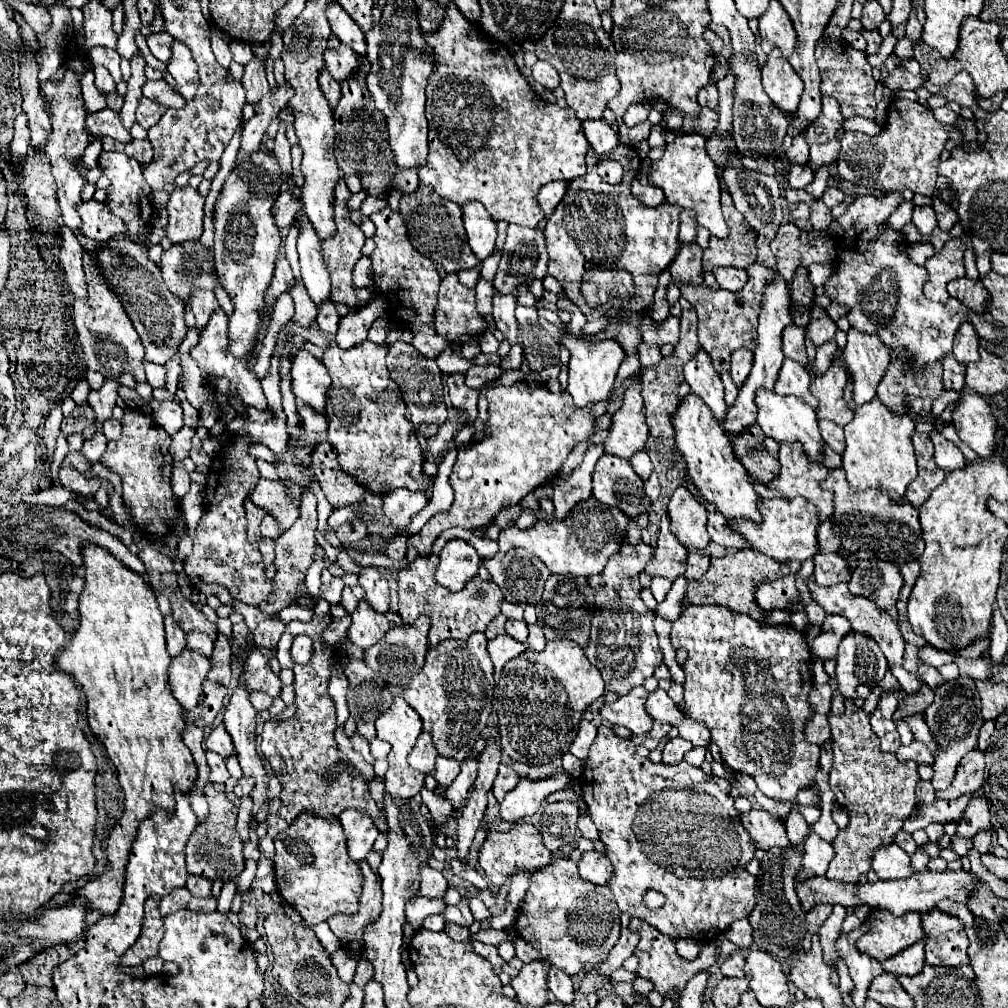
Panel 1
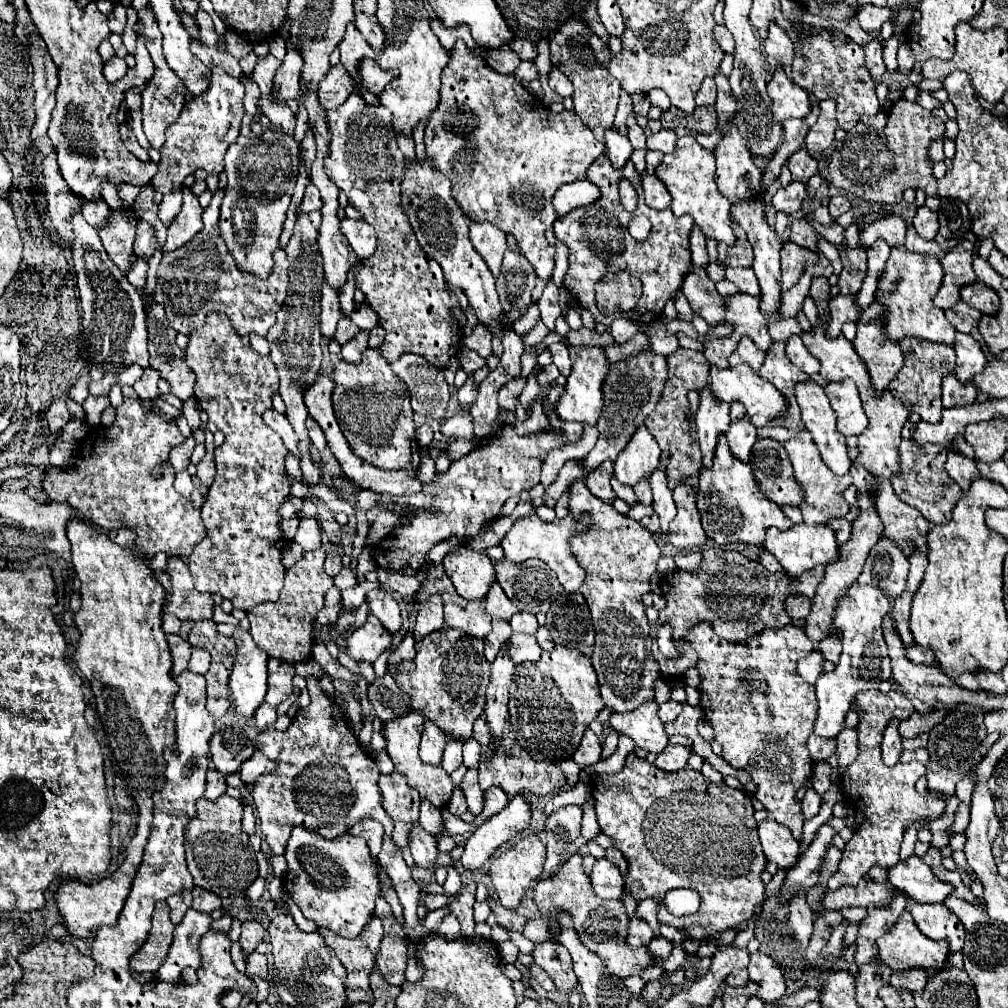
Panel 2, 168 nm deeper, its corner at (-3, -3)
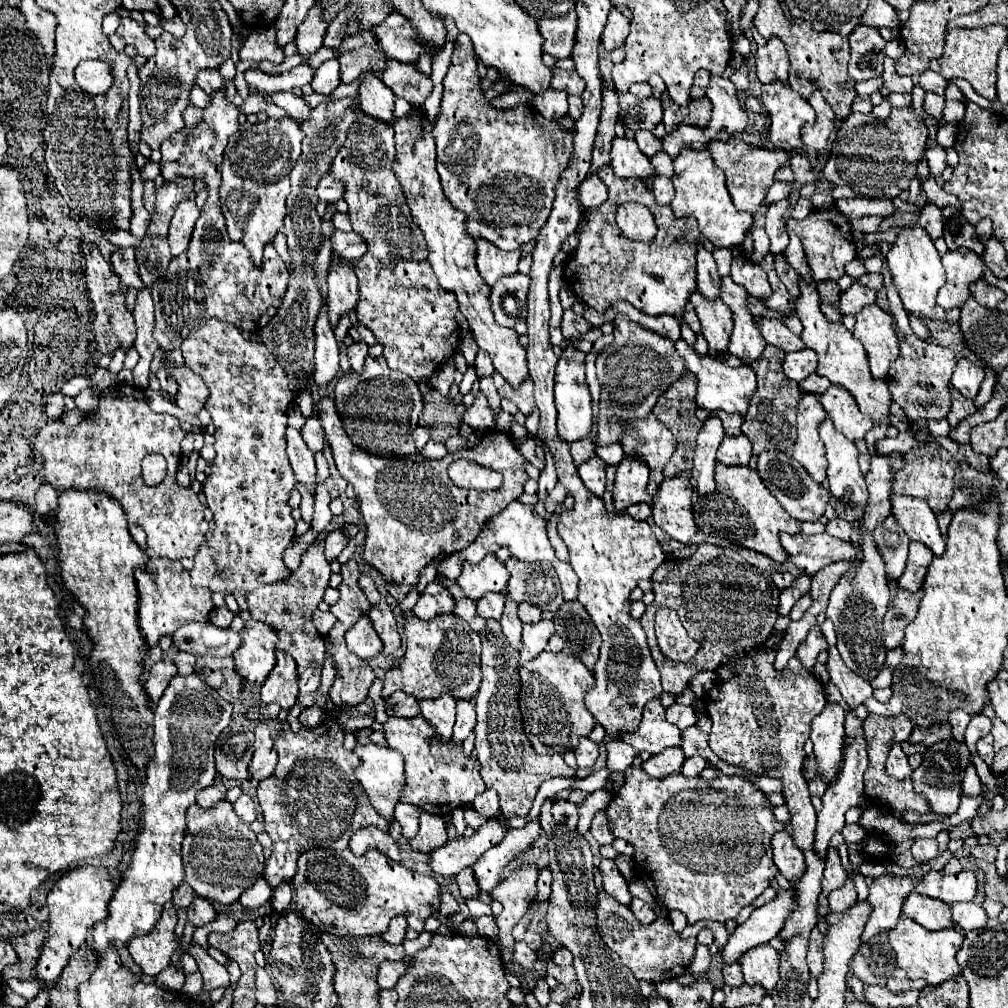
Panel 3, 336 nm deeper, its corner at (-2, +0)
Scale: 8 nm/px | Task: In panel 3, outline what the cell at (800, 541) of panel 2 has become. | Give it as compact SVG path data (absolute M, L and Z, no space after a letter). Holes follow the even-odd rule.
M780 534L780 544L788 552L788 560L806 574L816 574L820 568L838 562L854 560L858 556L850 542L834 538L830 534Z

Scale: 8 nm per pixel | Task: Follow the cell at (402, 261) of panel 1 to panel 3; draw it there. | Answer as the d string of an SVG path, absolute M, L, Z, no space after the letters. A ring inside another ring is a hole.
M360 110L342 152L338 152L330 166L330 174L344 184L352 228L368 244L368 252L354 262L360 292L358 322L370 328L378 342L384 344L388 366L418 382L430 378L456 352L460 342L460 326L456 322L458 302L430 272L424 236L412 222L404 192L392 172L394 154L392 124L382 124L382 120L374 120L374 116L366 116Z

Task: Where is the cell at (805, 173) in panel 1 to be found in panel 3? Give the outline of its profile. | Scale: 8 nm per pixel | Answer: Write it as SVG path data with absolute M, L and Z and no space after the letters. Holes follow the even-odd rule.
M788 198L772 202L766 210L766 232L770 236L770 250L774 254L782 254L788 246L788 232L784 226L784 216L790 214L792 204Z

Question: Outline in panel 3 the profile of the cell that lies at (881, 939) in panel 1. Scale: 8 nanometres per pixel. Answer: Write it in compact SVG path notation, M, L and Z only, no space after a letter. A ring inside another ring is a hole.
M902 914L898 918L896 928L892 928L888 932L888 942L890 942L892 950L896 952L898 968L902 968L908 978L924 978L930 986L936 986L942 980L948 980L962 972L962 968L956 962L956 952L962 946L962 934L954 928L930 932L930 930L922 928L918 922L910 920L906 914Z

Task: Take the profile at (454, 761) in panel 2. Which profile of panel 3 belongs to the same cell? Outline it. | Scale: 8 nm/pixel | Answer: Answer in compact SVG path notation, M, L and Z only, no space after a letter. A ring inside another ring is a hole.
M458 700L456 706L456 724L454 724L454 734L452 742L462 746L462 742L468 738L468 734L476 726L476 712L474 712L474 702L472 700Z

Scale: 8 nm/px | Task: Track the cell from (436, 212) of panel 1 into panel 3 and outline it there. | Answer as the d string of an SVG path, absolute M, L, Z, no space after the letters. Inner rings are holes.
M412 108L408 118L394 122L394 132L396 132L396 160L392 168L394 174L398 176L398 182L402 184L412 220L424 232L430 250L428 260L434 268L434 274L444 290L456 294L460 312L470 322L478 346L490 354L494 368L506 378L506 382L518 388L520 382L528 376L526 350L518 344L518 332L514 328L504 328L496 324L492 316L488 300L490 286L486 286L474 264L476 240L466 232L466 214L456 210L450 204L450 200L446 200L440 186L440 176L436 172L436 146L432 136L432 122L426 118L422 110Z

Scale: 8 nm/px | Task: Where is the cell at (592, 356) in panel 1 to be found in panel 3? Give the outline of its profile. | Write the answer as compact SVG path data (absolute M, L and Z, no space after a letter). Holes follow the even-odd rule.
M568 346L556 366L556 386L554 386L554 396L556 396L556 408L558 408L558 434L566 442L582 440L590 434L592 430L592 396L590 388L586 382L586 364L584 364L586 354L578 350L576 346Z

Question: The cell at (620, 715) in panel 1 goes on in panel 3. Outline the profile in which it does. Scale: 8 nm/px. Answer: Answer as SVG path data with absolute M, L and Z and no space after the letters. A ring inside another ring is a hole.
M654 698L642 710L642 720L638 724L638 730L622 732L620 740L634 746L640 752L646 750L650 754L658 754L668 746L680 746L682 740L680 734L682 732L664 718L664 706L660 698Z

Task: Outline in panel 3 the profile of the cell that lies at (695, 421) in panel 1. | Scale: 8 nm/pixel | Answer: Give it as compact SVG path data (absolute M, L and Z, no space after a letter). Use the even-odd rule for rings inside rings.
M716 464L716 490L696 498L694 520L704 534L720 536L722 540L762 552L770 556L774 562L784 562L788 558L786 550L778 540L778 534L800 532L800 522L786 514L786 510L778 504L778 500L770 494L766 484L760 480L758 472L750 466L730 468L726 464Z

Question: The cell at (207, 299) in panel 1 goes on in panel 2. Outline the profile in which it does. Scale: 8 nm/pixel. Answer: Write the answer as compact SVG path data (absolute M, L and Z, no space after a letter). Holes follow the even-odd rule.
M215 313L207 317L207 323L201 329L191 331L189 343L185 349L185 363L197 375L195 397L201 407L209 415L209 421L217 425L217 429L225 435L225 441L219 449L215 449L215 467L217 475L213 485L209 487L209 495L201 507L201 517L207 527L205 539L195 547L189 557L189 569L195 579L195 587L201 593L219 593L223 599L229 599L237 609L255 607L255 603L275 601L279 599L279 591L285 579L285 567L281 563L281 551L285 547L281 527L279 507L289 497L289 477L285 471L285 455L287 449L279 435L269 429L261 415L273 407L271 397L279 393L279 375L271 357L261 357L251 347L245 347L241 335L233 329L231 321L223 313Z

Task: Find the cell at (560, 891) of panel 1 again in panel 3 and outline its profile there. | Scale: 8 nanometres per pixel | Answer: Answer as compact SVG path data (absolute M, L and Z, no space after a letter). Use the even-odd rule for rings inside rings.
M598 890L596 896L598 896L598 906L596 906L598 932L604 944L610 946L620 956L622 964L632 970L636 980L648 980L648 982L670 980L680 976L686 970L686 966L692 964L696 938L680 940L668 920L654 920L654 932L652 932L650 928L644 928L640 926L638 920L634 920L634 914L630 912L628 906L618 904L604 890Z

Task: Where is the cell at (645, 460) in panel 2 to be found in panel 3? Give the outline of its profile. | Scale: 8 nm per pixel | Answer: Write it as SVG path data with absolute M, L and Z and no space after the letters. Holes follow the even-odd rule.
M624 456L624 460L618 464L614 492L612 492L616 510L626 510L636 502L648 500L646 494L648 476L650 476L650 468L646 468L646 464L634 460L632 456Z

